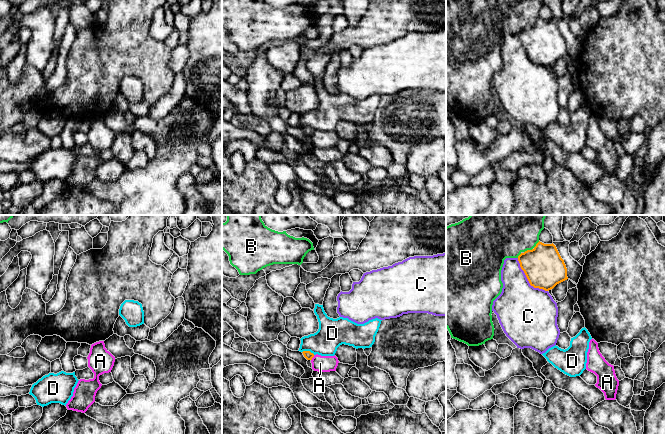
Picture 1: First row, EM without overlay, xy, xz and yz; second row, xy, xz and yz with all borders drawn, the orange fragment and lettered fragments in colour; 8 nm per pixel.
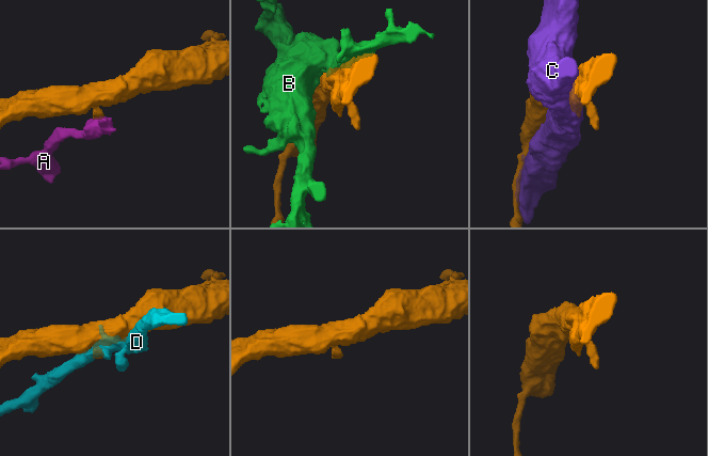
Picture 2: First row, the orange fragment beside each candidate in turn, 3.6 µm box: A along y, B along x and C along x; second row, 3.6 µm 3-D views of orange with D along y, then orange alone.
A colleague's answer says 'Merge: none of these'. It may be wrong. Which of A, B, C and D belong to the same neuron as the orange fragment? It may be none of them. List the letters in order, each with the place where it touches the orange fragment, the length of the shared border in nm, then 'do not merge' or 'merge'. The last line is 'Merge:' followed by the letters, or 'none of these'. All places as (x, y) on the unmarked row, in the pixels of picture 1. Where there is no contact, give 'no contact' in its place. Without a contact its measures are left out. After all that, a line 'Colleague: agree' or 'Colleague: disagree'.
A: meets orange in xz at (312, 133); contact 50 nm long; do not merge
B: meets orange in yz at (532, 25); contact 160 nm long; do not merge
C: meets orange in yz at (528, 56); contact 360 nm long; do not merge
D: meets orange in xz at (308, 127); contact 110 nm long; do not merge
Merge: none of these
Colleague: agree

